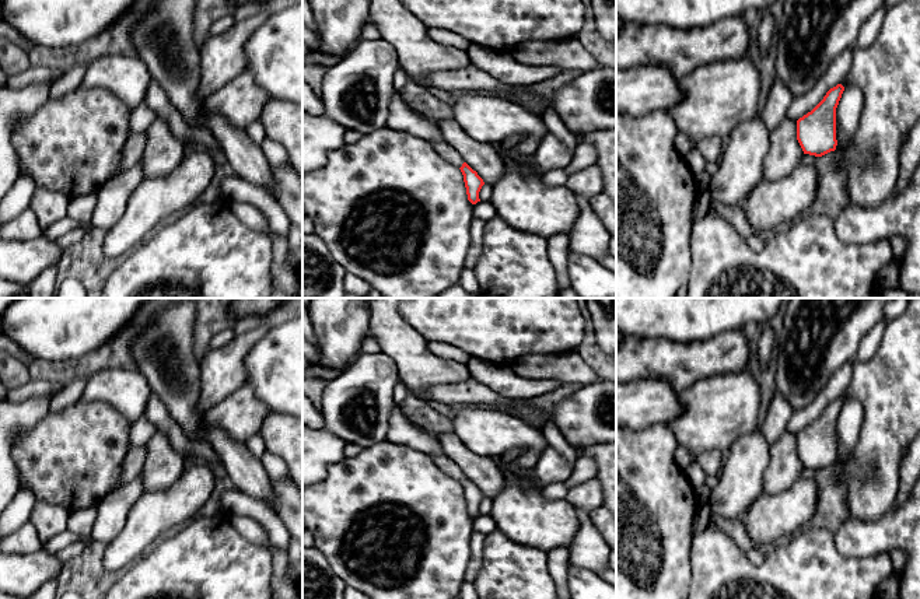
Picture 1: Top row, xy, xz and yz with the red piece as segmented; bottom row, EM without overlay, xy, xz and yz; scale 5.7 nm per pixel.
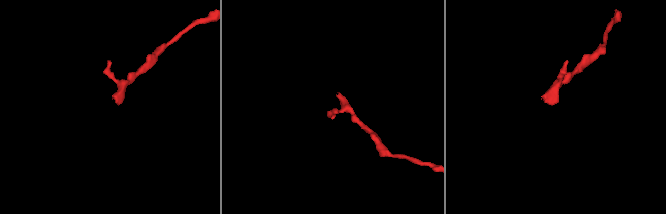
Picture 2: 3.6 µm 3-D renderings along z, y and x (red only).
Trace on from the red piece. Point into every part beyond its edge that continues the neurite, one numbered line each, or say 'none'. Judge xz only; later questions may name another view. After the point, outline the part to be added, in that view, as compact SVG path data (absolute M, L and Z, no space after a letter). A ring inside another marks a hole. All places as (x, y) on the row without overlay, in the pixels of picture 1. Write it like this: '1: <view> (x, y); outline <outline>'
1: xz (441, 461); outline M444 453L433 456L434 463L454 480L461 481L465 476L464 472Z

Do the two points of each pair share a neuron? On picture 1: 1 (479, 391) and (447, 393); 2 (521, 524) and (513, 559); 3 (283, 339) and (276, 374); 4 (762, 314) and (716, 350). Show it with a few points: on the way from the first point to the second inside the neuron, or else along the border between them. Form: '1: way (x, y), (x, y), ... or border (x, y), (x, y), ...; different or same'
1: way (471, 393), (455, 393); same
2: border (496, 528), (513, 540), (538, 547), (546, 553); different
3: way (283, 347), (283, 365); same
4: border (742, 328), (717, 333), (712, 339); different

